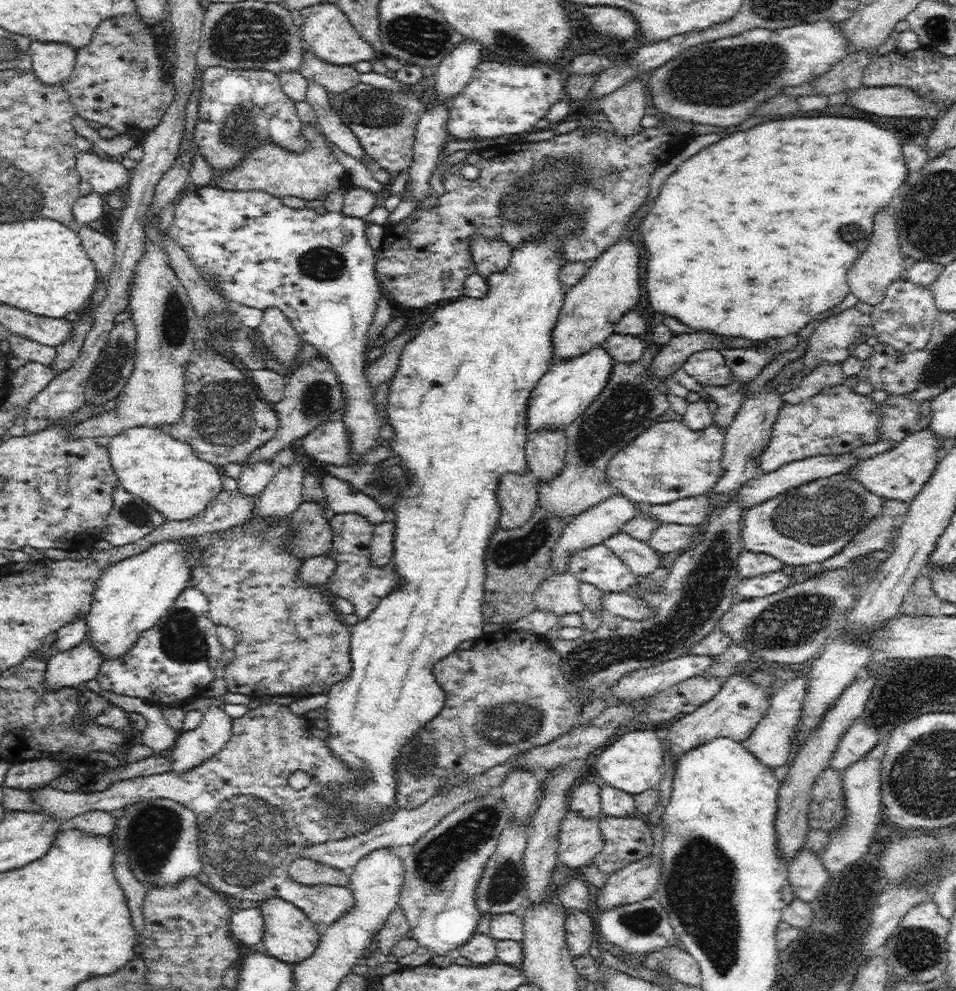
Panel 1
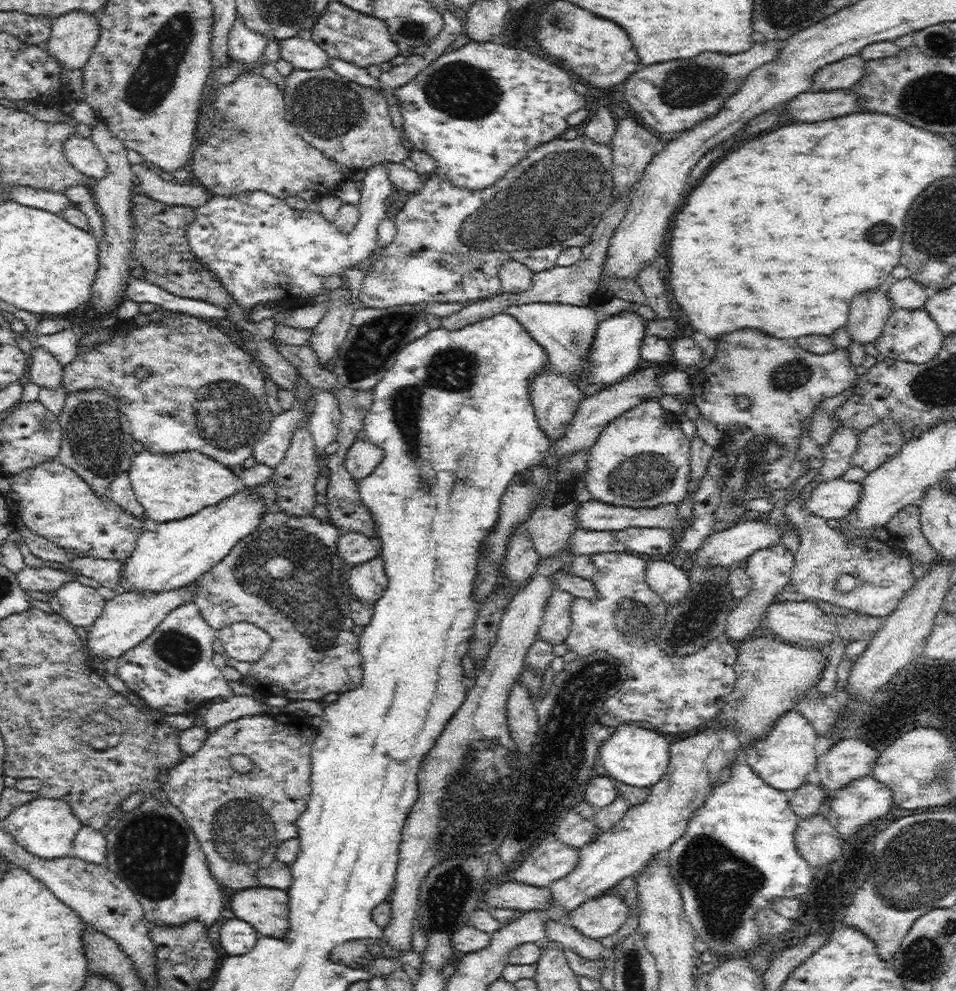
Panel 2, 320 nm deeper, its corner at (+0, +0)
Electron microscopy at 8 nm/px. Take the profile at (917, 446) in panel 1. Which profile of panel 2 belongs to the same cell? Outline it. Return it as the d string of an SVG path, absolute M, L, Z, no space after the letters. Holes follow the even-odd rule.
M842 477L819 482L805 500L805 509L825 520L844 519L856 508L861 490L861 482L846 481Z

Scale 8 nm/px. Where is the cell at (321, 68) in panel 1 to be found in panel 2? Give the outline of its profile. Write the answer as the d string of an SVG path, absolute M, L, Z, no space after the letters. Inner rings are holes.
M298 36L281 39L280 53L281 58L295 69L318 70L330 66L328 54L312 39L305 40Z

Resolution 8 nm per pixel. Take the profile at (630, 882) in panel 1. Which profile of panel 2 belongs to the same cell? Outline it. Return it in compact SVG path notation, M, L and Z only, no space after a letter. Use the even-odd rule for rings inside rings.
M604 894L584 902L568 916L567 921L584 936L601 939L605 936L615 937L629 915L624 898Z

